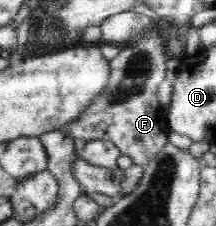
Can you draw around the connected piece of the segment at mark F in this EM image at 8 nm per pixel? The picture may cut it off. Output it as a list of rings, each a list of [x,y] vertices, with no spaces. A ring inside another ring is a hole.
[[[154,29],[120,46],[118,55],[109,61],[111,76],[103,95],[100,95],[81,116],[61,131],[69,137],[112,142],[120,148],[121,154],[130,156],[135,166],[146,167],[155,160],[156,154],[168,143],[169,126],[165,121],[166,112],[159,105],[159,84],[166,79],[167,61],[165,42]]]

